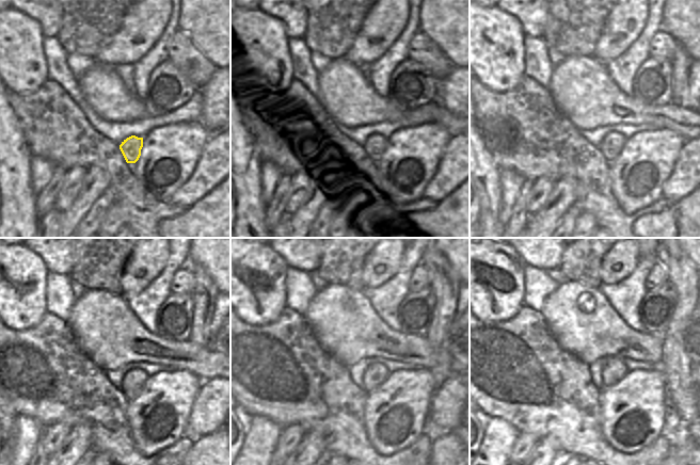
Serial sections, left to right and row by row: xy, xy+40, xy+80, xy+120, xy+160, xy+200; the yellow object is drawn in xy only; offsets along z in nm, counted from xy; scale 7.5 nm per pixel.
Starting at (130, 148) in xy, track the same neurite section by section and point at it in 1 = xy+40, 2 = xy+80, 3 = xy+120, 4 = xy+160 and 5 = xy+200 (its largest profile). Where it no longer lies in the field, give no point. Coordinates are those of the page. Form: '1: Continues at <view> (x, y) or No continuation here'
1: Continues at xy+40 (371, 147)
2: Continues at xy+80 (614, 142)
3: Continues at xy+120 (133, 381)
4: Continues at xy+160 (376, 373)
5: Continues at xy+200 (615, 369).

